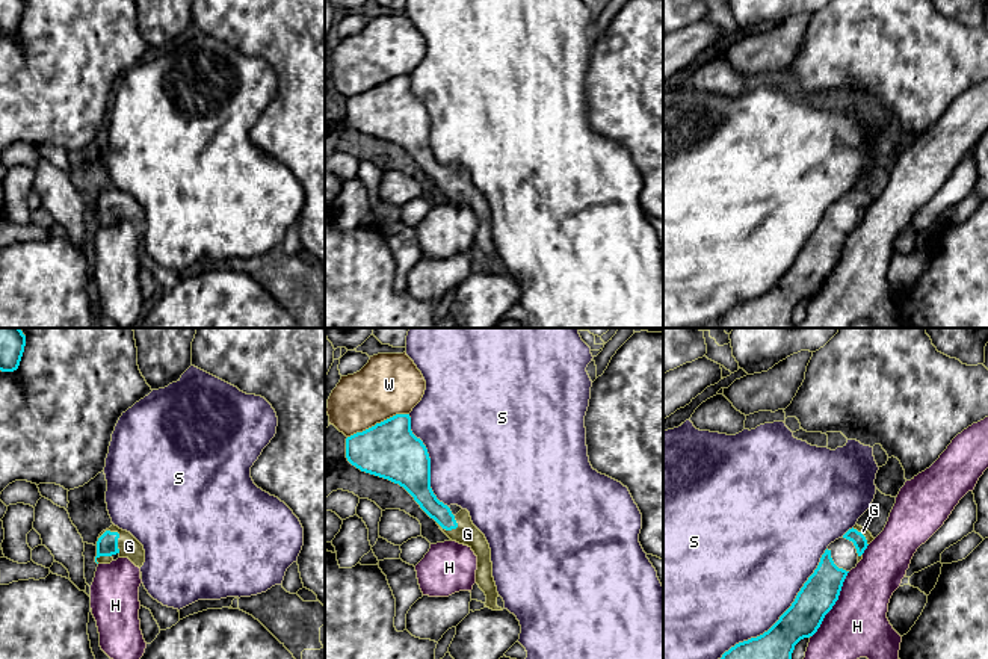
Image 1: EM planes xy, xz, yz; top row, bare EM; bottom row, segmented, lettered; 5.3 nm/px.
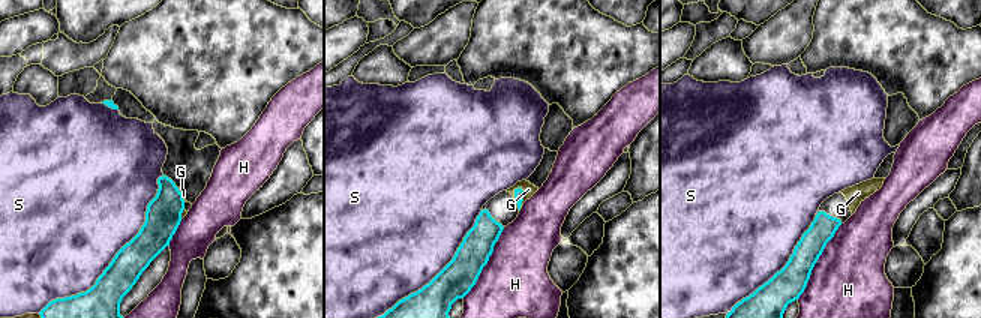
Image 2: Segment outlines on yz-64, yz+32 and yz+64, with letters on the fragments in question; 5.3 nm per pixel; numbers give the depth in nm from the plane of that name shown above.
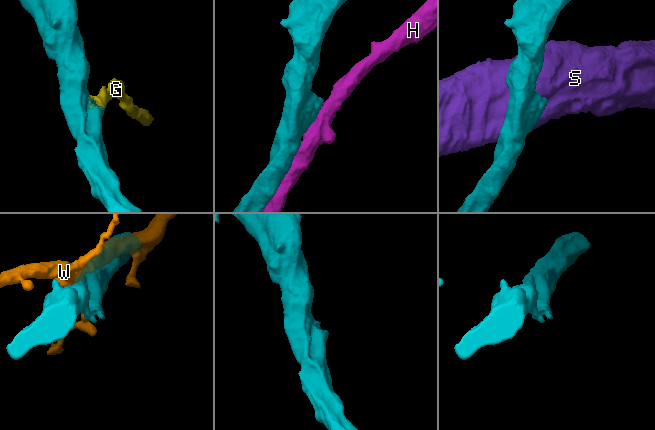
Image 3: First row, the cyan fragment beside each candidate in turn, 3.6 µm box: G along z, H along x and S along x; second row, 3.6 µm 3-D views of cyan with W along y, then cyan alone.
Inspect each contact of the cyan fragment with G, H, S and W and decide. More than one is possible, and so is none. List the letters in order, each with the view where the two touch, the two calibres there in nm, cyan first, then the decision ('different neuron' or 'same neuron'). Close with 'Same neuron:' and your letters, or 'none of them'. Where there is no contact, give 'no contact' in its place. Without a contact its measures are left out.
G: xy | 110/110 nm | same neuron
H: yz | 200/340 nm | different neuron
S: yz | 280/500 nm | different neuron
W: xz | 300/320 nm | different neuron
Same neuron: G

